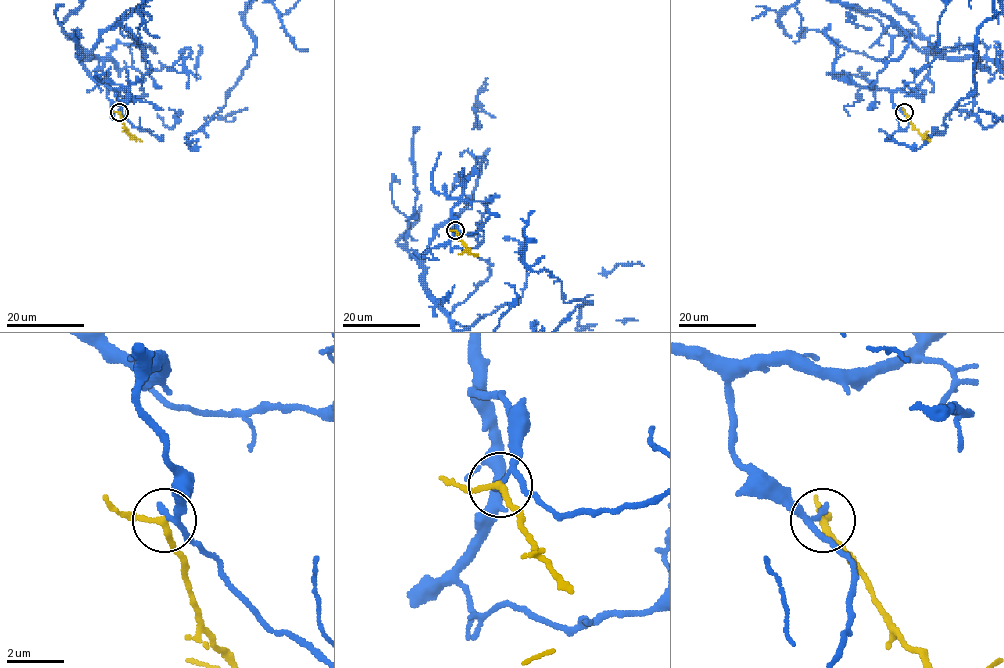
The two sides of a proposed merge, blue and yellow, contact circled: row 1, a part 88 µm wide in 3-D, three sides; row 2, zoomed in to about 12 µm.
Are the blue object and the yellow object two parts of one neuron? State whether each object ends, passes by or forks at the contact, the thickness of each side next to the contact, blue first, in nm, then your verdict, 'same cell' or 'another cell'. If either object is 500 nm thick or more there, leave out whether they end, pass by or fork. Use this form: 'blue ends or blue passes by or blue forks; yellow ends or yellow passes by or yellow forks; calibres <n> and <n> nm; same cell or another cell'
blue passes by; yellow passes by; calibres 200 and 200 nm; another cell

